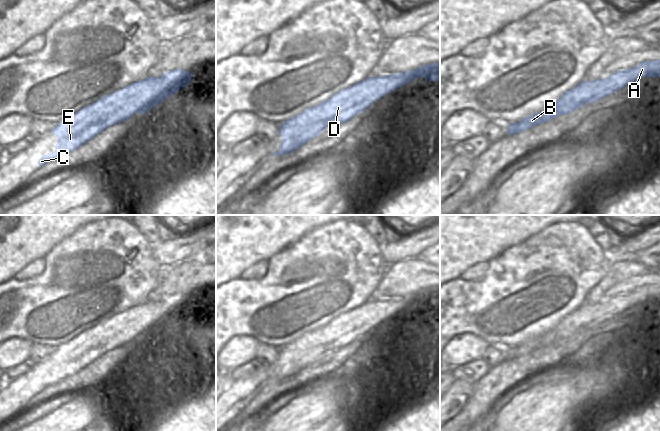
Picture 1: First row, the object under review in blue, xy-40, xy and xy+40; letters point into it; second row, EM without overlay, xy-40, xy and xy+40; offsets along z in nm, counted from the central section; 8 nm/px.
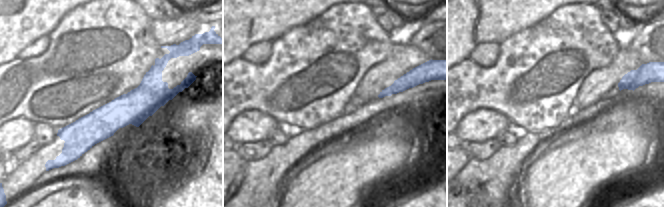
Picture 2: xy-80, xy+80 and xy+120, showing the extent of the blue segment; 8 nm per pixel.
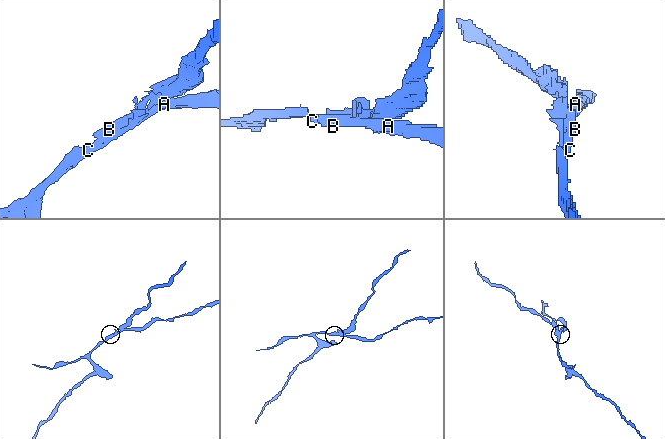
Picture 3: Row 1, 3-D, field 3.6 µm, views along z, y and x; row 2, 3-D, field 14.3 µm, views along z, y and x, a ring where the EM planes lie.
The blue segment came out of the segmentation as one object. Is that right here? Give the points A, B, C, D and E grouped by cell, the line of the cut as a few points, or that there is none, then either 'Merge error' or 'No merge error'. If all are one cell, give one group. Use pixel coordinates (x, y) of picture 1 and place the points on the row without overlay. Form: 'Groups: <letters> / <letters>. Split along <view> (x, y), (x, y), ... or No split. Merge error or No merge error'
Groups: A / B C D E. Split along xy-40 (185, 295), (164, 311), (170, 318). Merge error.

